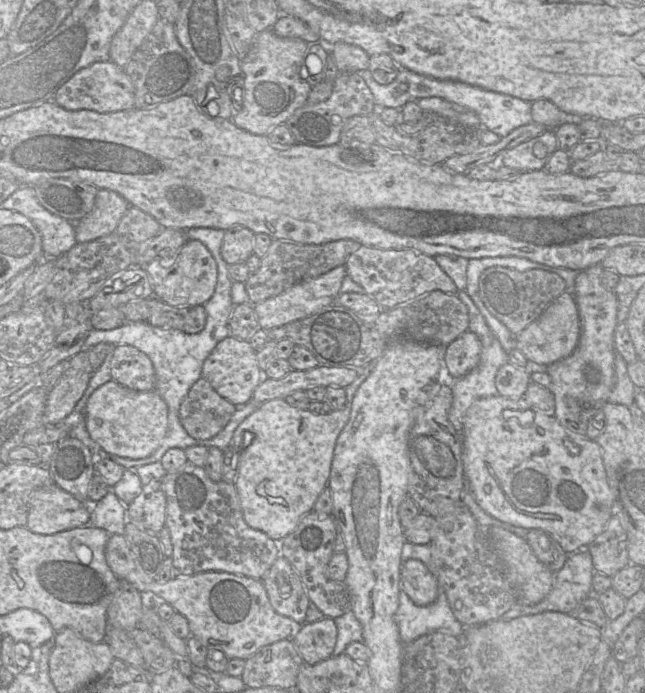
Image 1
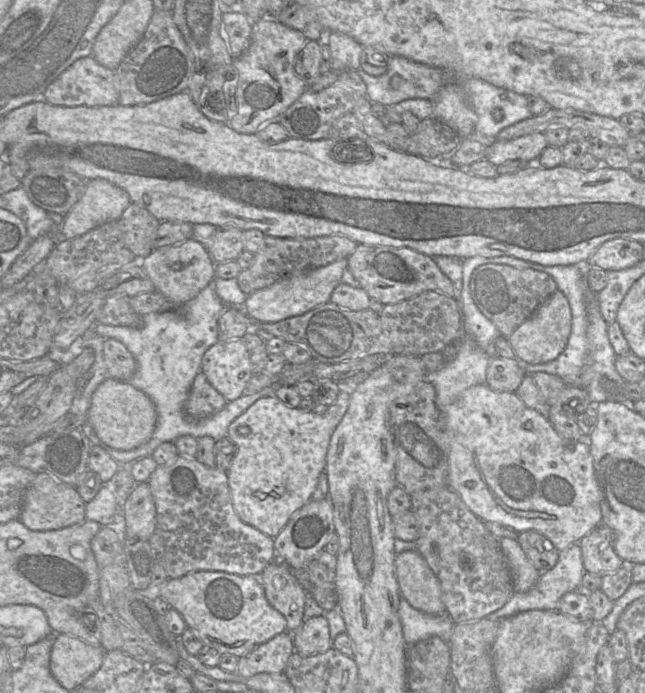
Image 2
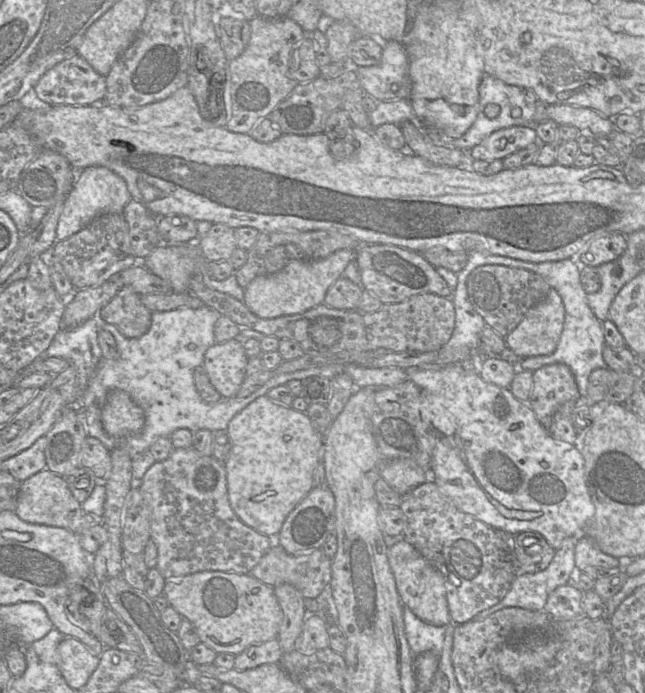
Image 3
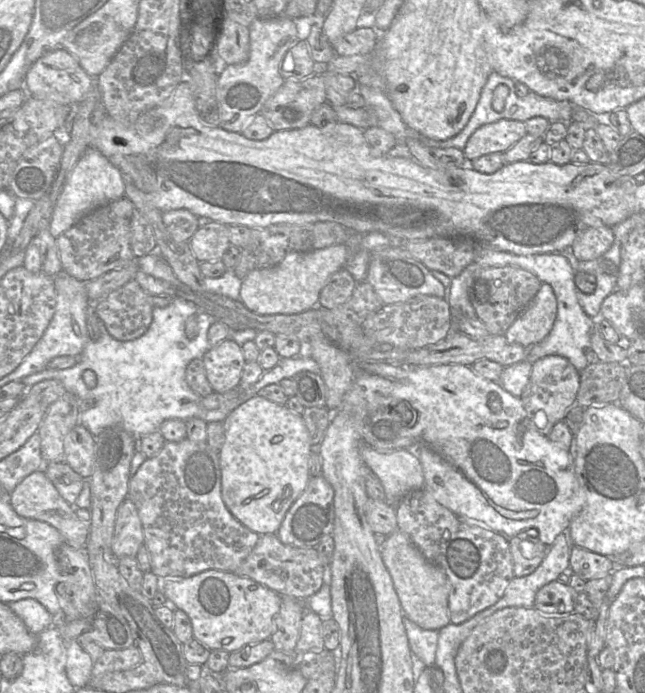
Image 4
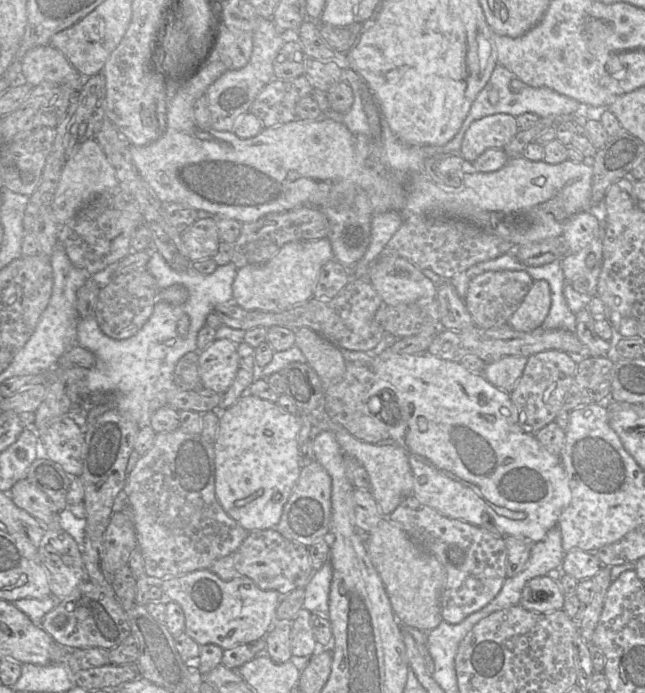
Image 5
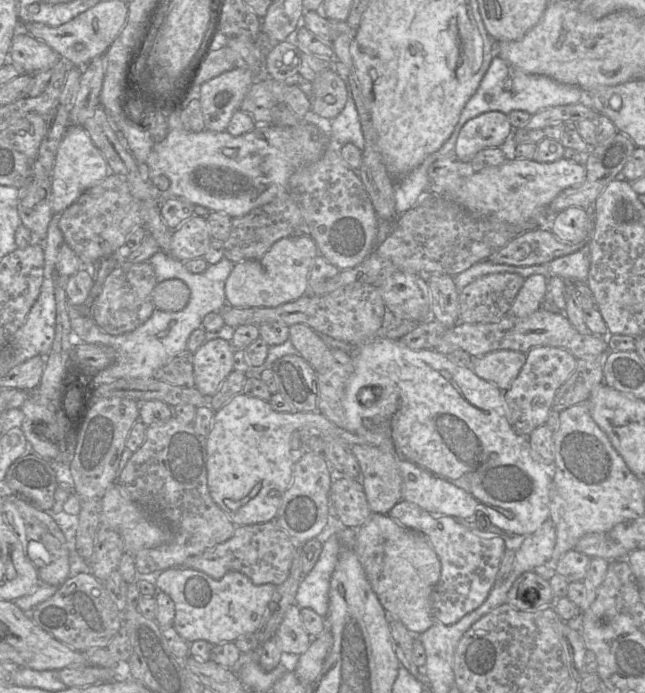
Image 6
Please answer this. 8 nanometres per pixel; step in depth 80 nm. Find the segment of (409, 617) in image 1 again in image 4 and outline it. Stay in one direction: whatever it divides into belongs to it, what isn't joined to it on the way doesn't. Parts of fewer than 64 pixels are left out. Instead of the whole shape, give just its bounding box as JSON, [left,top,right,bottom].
[403,616,439,668]

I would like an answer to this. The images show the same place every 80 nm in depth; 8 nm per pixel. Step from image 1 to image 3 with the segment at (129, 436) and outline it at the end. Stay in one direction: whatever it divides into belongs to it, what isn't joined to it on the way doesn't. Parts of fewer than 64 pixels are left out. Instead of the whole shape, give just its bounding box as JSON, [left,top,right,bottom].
[101,389,145,437]

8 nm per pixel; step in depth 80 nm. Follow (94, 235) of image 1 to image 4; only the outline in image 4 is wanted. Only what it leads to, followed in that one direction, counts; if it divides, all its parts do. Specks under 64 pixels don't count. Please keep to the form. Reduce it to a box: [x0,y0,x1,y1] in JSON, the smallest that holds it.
[49,146,125,238]

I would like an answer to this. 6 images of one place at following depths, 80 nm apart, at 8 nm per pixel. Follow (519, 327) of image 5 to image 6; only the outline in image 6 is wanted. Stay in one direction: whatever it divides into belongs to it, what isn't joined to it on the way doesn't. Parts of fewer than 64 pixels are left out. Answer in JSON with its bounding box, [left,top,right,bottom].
[509,275,547,317]

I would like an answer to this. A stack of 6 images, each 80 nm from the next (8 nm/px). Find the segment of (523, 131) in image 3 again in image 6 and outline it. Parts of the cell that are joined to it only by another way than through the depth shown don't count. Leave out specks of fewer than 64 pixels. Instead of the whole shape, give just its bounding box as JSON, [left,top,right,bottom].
[455,111,513,163]

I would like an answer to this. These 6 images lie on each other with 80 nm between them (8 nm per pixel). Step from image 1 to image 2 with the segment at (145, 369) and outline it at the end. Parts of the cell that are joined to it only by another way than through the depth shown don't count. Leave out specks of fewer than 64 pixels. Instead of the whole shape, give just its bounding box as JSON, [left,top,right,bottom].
[103,338,137,381]

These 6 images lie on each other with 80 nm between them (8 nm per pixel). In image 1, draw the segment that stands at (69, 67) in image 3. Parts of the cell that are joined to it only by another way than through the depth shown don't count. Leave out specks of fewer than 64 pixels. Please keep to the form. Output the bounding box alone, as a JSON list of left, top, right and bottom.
[54,61,135,113]

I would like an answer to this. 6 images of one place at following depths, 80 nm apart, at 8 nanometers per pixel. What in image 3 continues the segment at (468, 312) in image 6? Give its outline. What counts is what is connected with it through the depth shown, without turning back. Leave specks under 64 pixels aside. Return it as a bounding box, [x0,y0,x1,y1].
[467,264,550,337]

